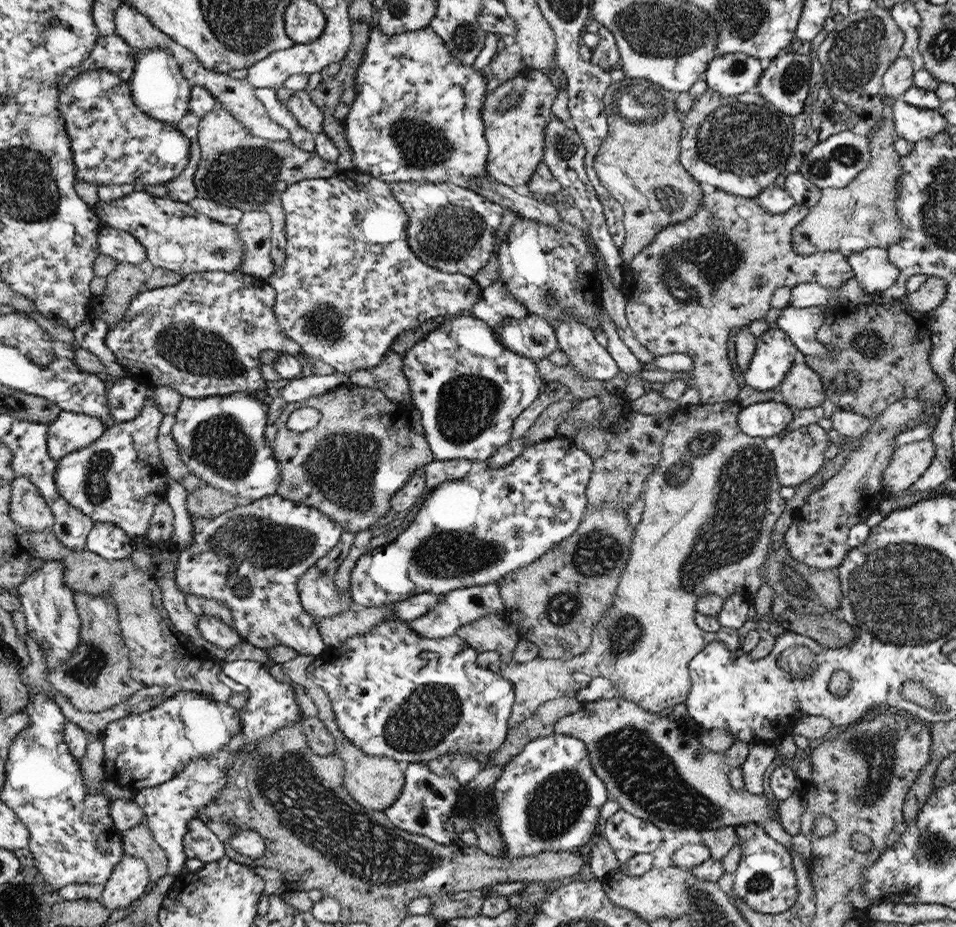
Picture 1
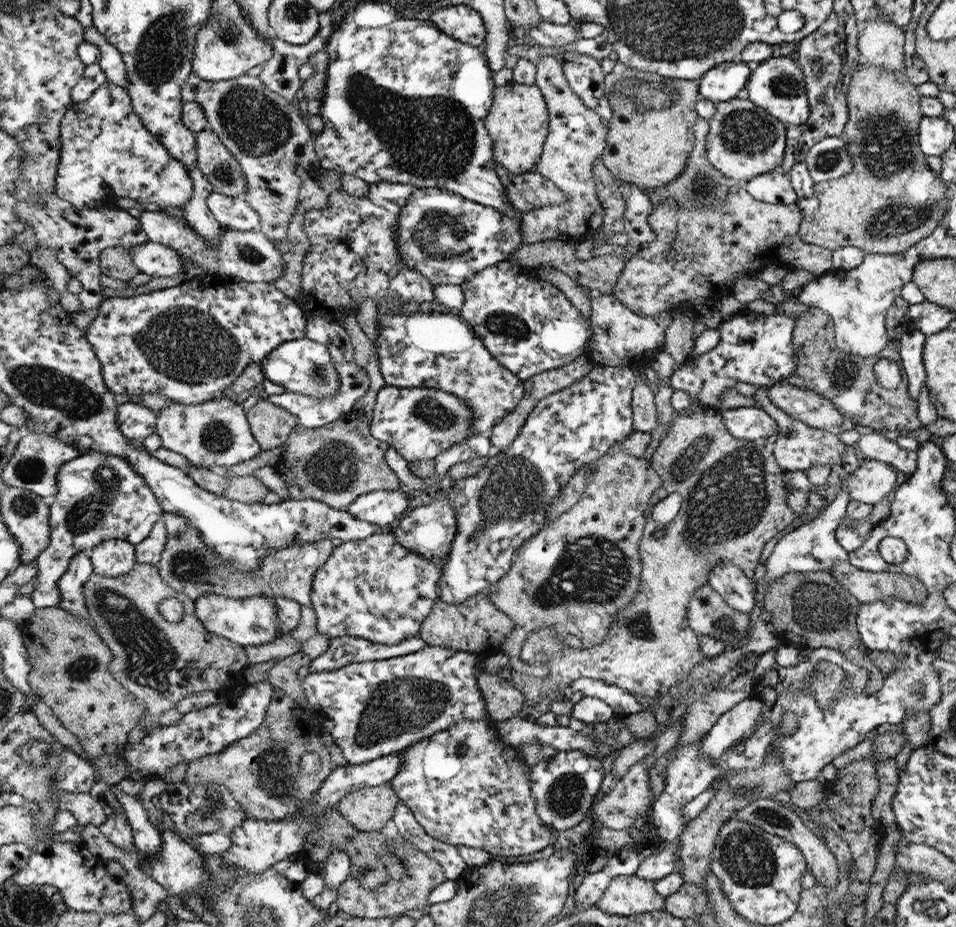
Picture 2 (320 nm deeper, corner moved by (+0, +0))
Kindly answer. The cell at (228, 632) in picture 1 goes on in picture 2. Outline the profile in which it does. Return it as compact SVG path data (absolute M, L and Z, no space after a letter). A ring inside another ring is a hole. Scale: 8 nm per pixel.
M207 594L194 601L195 615L208 632L227 638L240 646L268 644L281 636L280 626L276 624L279 618L276 614L277 604L272 597L230 598L224 595Z

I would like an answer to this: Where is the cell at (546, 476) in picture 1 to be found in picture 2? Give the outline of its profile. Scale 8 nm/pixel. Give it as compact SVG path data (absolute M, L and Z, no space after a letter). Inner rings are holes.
M374 533L372 537L364 538L362 540L352 540L350 542L337 542L334 552L327 561L315 572L314 584L311 586L311 608L316 614L316 630L327 638L336 638L340 636L350 635L356 638L365 638L378 644L398 644L405 638L417 636L421 629L422 621L431 614L431 607L438 600L437 584L440 582L442 570L441 564L435 564L430 562L407 547L404 547L398 543L398 540L391 534L388 533Z

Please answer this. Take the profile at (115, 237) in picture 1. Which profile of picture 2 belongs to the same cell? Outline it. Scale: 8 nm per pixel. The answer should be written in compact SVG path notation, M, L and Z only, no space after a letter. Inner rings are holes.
M147 241L131 250L139 272L150 277L177 276L185 270L179 252L172 247Z

